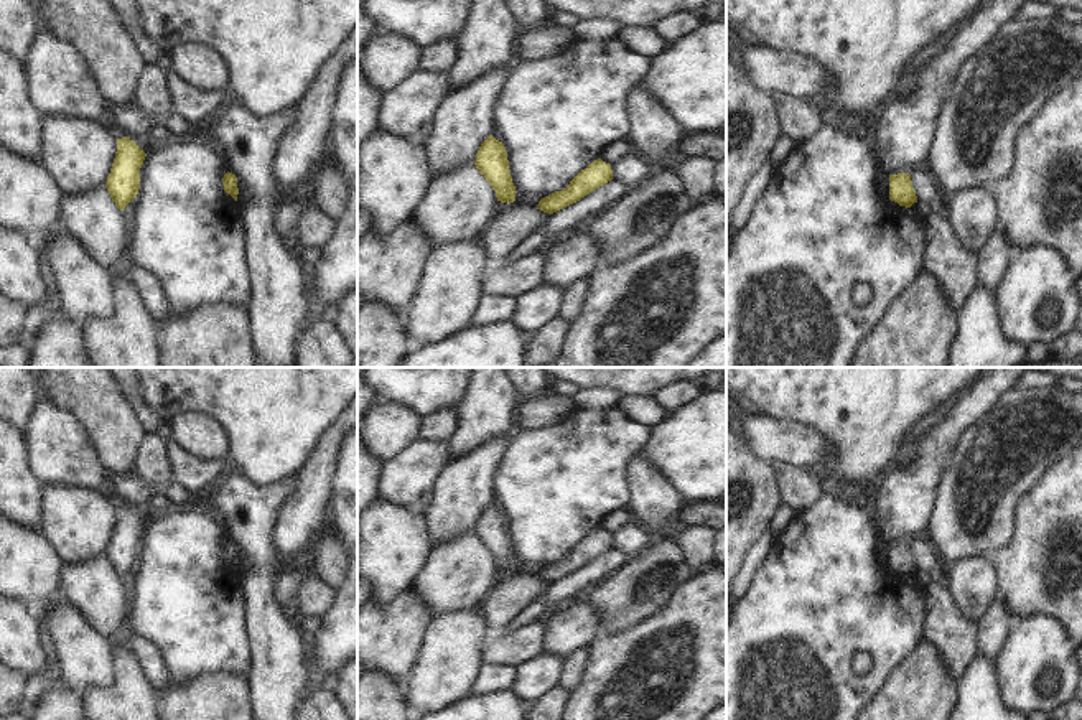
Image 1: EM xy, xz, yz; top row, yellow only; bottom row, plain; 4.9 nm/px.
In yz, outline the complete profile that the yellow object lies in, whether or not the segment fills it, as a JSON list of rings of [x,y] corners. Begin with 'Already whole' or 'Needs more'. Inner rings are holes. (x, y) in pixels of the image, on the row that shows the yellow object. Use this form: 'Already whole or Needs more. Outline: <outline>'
Already whole. Outline: [[[909,173],[889,175],[889,199],[906,208],[917,203]]]

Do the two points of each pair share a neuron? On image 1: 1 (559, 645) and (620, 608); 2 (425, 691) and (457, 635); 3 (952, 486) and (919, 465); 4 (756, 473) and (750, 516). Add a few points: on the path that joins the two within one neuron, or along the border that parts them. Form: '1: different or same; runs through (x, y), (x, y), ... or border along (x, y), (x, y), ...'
1: different; border along (575, 598), (595, 612), (598, 618), (595, 638)
2: same; runs through (438, 677), (445, 671), (452, 648)
3: different; border along (959, 444), (939, 483), (936, 506), (931, 514)
4: same; runs through (753, 483), (751, 506)

